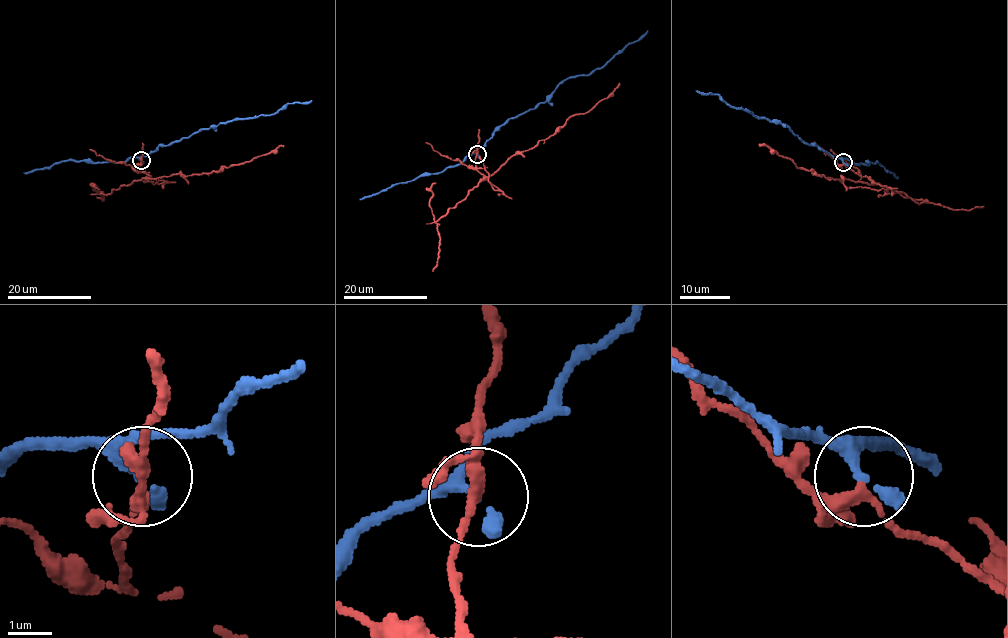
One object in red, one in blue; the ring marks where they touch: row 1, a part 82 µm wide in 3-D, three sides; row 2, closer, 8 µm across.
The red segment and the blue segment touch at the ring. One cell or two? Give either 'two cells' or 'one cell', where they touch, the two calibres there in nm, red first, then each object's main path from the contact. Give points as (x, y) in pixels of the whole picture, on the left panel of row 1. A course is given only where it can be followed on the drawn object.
two cells; at (141, 160); 190 nm thick on the red side, 240 nm on the other; red runs (141, 160), (140, 172), (151, 178), (212, 173), (252, 160), (283, 145); blue runs (141, 160), (159, 146), (202, 129), (275, 114), (288, 104), (312, 101)

